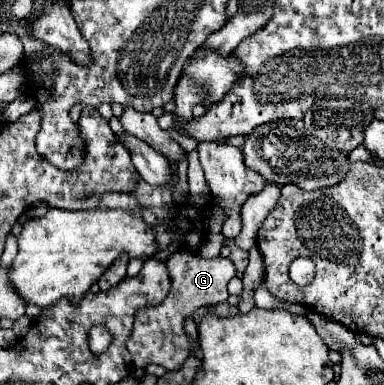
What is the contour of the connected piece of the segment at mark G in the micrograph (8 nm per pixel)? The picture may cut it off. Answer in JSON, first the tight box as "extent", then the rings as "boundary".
{"extent":[128,249,236,369],"boundary":[[[184,249],[172,253],[166,259],[170,273],[170,291],[166,299],[156,307],[144,307],[134,317],[134,329],[128,339],[128,351],[136,367],[146,367],[150,363],[162,365],[164,369],[180,369],[186,357],[192,353],[192,341],[184,331],[184,323],[200,307],[224,303],[228,299],[228,281],[236,275],[236,267],[230,257],[204,259]]]}

